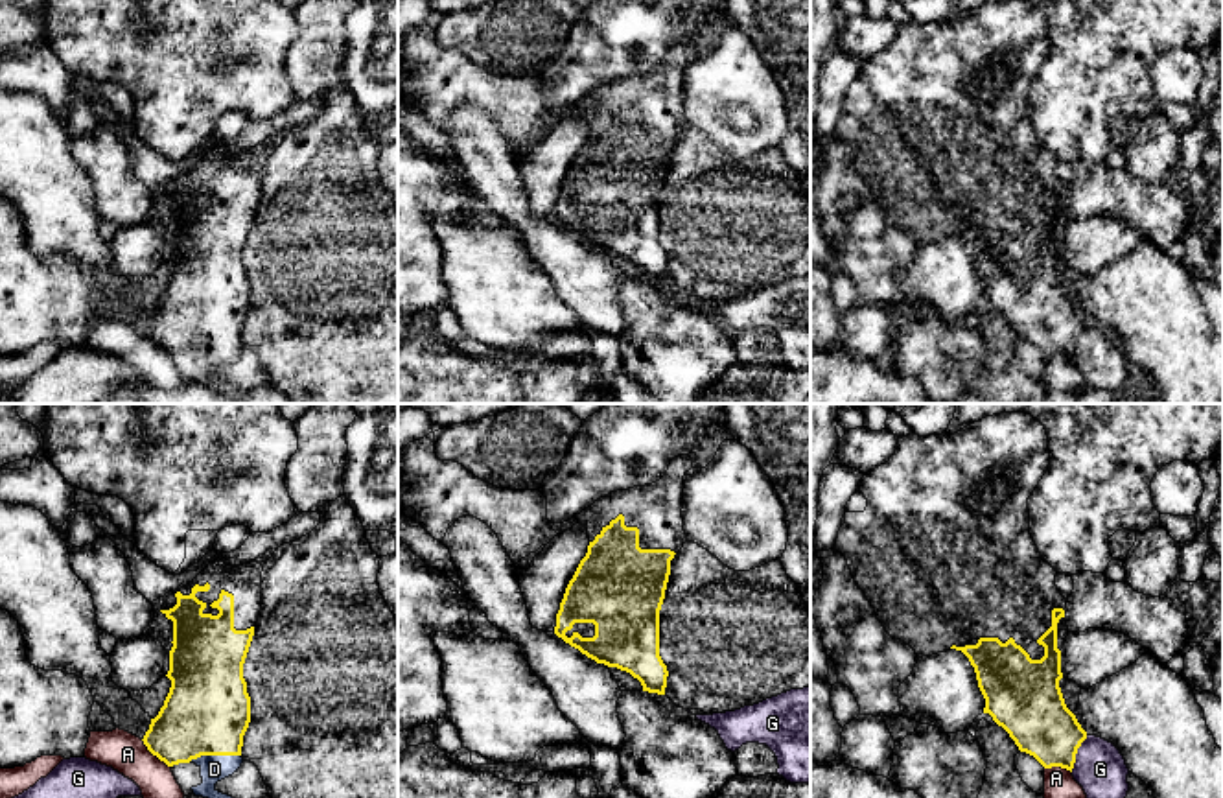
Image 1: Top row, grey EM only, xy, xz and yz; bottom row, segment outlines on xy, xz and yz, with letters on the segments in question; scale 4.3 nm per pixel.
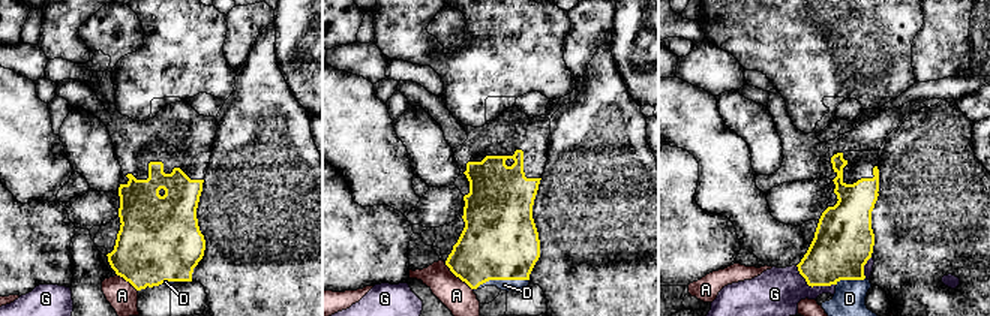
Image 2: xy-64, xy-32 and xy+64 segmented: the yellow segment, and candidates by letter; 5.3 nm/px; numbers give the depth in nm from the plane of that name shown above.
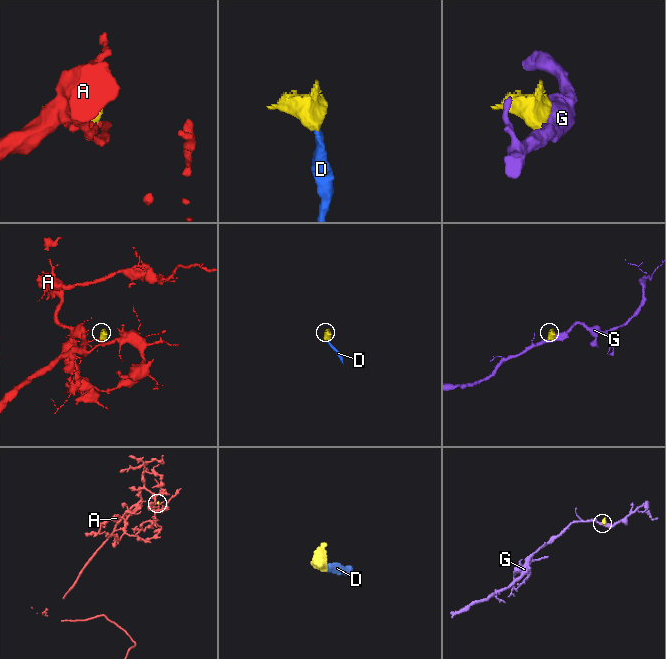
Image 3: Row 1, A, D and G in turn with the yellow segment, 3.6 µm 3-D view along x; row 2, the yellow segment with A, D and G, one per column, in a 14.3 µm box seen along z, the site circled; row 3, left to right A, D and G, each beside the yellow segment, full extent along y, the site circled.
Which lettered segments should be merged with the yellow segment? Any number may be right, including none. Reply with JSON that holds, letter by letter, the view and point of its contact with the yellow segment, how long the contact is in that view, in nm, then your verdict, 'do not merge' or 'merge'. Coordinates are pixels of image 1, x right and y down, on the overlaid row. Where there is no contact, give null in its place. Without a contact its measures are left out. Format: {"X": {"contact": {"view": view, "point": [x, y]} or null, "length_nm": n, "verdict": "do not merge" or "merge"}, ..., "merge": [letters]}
{"A": {"contact": {"view": "xy", "point": [155, 754]}, "length_nm": 180, "verdict": "do not merge"}, "D": {"contact": {"view": "xy", "point": [214, 754]}, "length_nm": 240, "verdict": "merge"}, "G": {"contact": {"view": "yz", "point": [1076, 752]}, "length_nm": 180, "verdict": "do not merge"}, "merge": ["D"]}

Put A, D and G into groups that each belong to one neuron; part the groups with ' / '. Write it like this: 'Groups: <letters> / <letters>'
Groups: A / D / G

